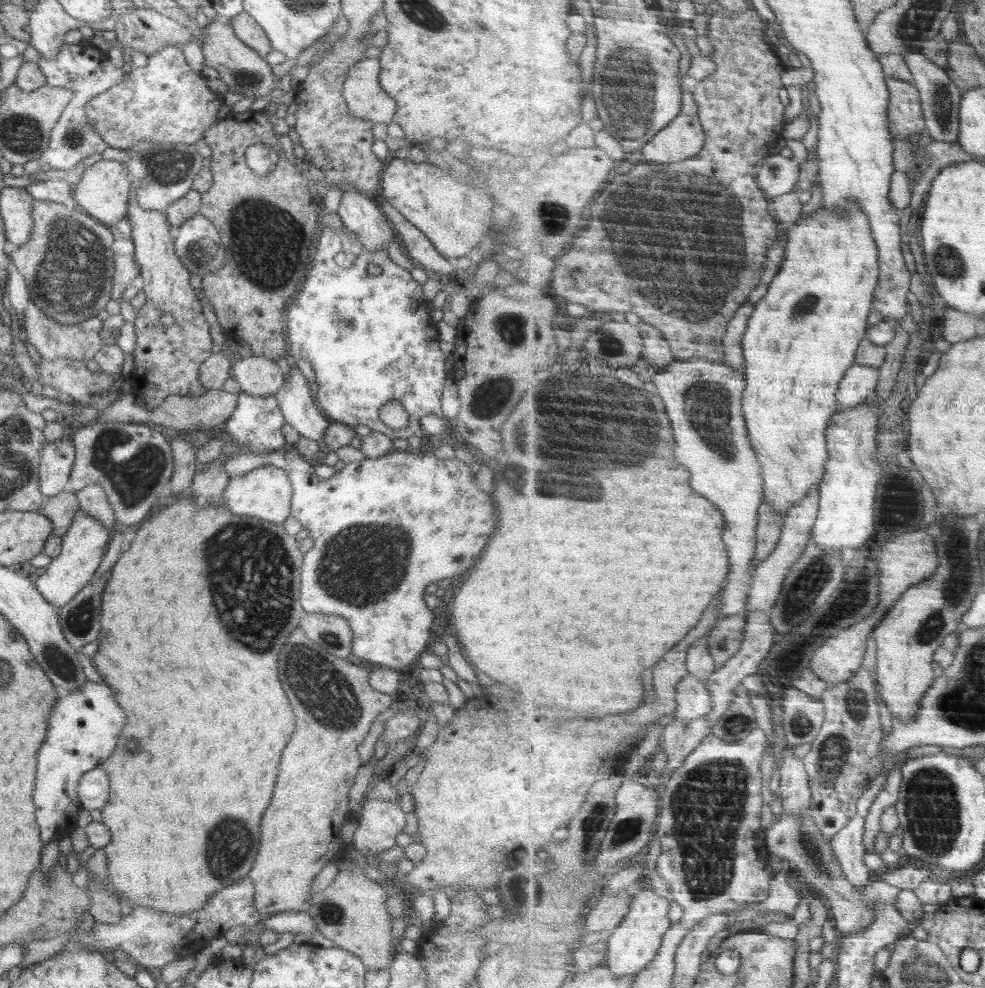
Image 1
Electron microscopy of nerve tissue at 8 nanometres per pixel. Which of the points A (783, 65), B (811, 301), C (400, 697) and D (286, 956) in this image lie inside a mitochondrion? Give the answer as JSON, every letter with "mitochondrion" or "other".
{"A":"other","B":"mitochondrion","C":"other","D":"other"}

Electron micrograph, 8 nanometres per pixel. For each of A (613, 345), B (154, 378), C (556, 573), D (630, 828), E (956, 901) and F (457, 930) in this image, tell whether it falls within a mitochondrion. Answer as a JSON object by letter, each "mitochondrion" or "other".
{"A":"mitochondrion","B":"other","C":"other","D":"mitochondrion","E":"other","F":"other"}

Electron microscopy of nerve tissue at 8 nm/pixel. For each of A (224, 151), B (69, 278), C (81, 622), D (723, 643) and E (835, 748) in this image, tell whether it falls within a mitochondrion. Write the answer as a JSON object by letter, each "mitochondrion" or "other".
{"A":"other","B":"mitochondrion","C":"mitochondrion","D":"mitochondrion","E":"mitochondrion"}

